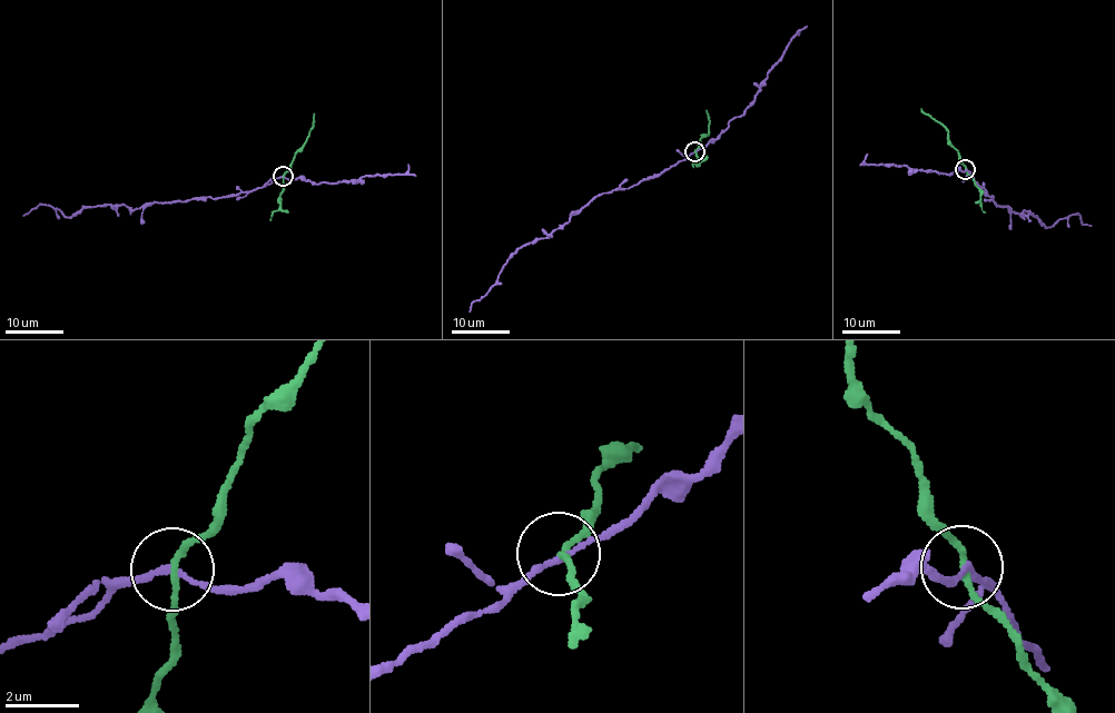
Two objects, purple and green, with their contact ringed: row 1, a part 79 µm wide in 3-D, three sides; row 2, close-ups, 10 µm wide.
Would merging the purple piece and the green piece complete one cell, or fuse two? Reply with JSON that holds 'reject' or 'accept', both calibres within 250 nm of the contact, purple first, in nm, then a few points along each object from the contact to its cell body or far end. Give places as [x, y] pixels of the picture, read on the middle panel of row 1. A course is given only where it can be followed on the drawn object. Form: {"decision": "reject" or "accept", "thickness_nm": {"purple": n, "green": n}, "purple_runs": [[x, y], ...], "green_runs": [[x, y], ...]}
{"decision": "reject", "thickness_nm": {"purple": 150, "green": 150}, "purple_runs": [[693, 151], [629, 188], [599, 194], [544, 238], [524, 244], [470, 312]], "green_runs": [[693, 151], [700, 139], [708, 135], [710, 122], [706, 111]]}

